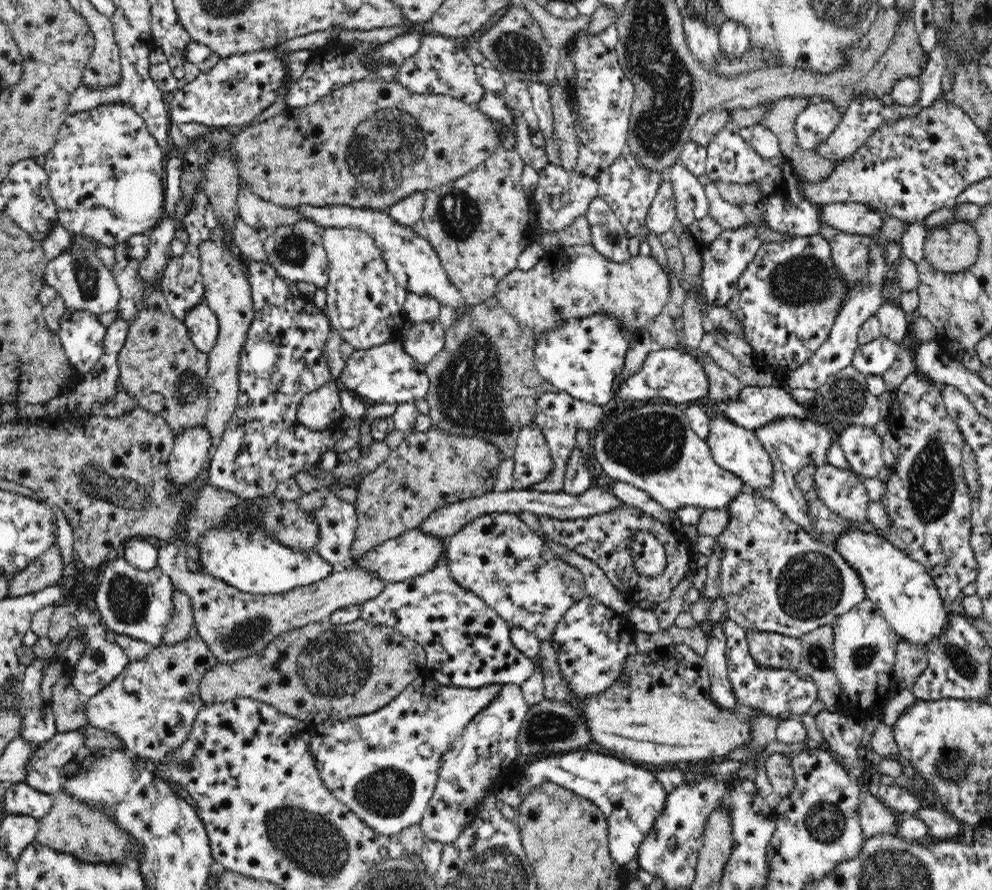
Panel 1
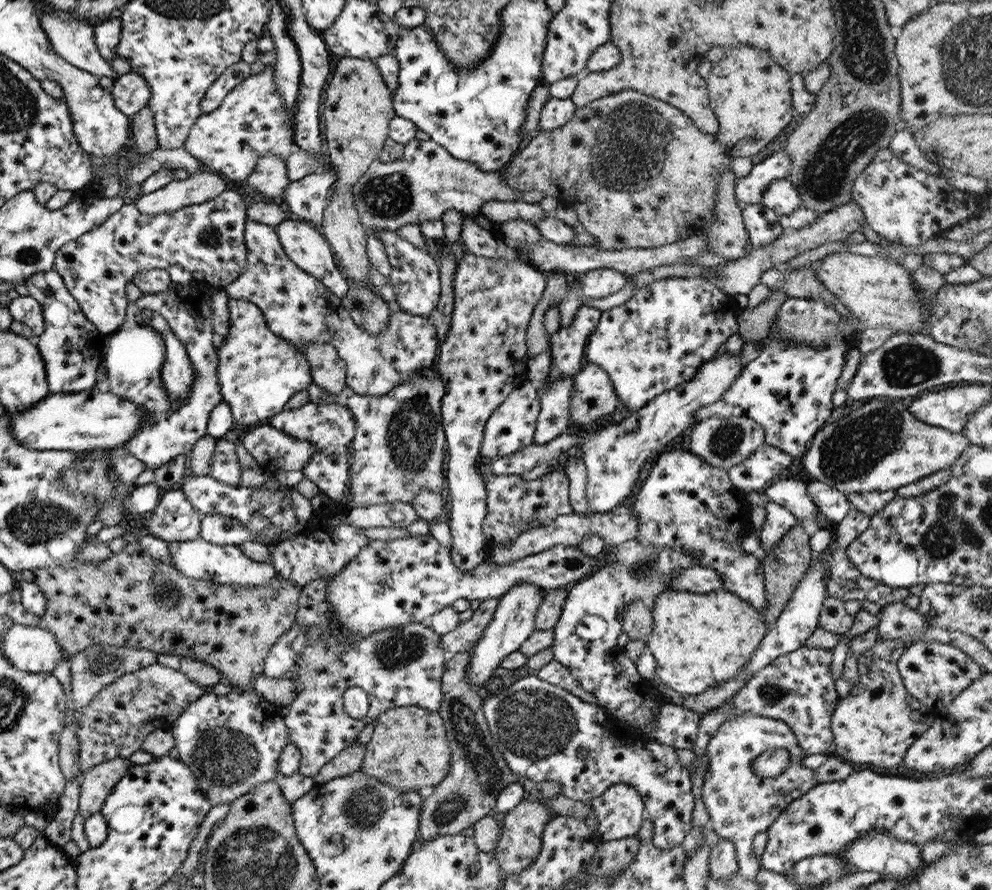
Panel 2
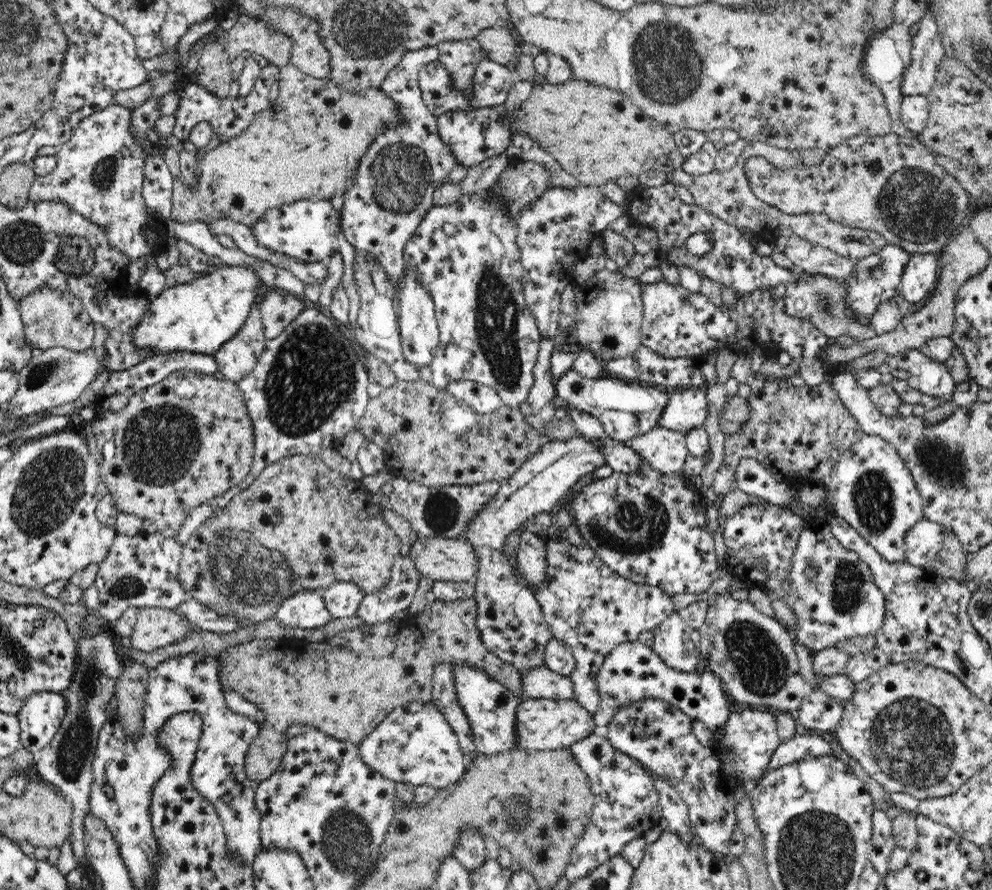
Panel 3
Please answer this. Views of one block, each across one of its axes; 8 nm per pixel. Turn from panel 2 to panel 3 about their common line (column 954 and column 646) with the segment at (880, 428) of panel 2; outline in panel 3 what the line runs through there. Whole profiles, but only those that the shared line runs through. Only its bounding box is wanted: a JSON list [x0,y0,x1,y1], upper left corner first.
[625,426,689,475]

